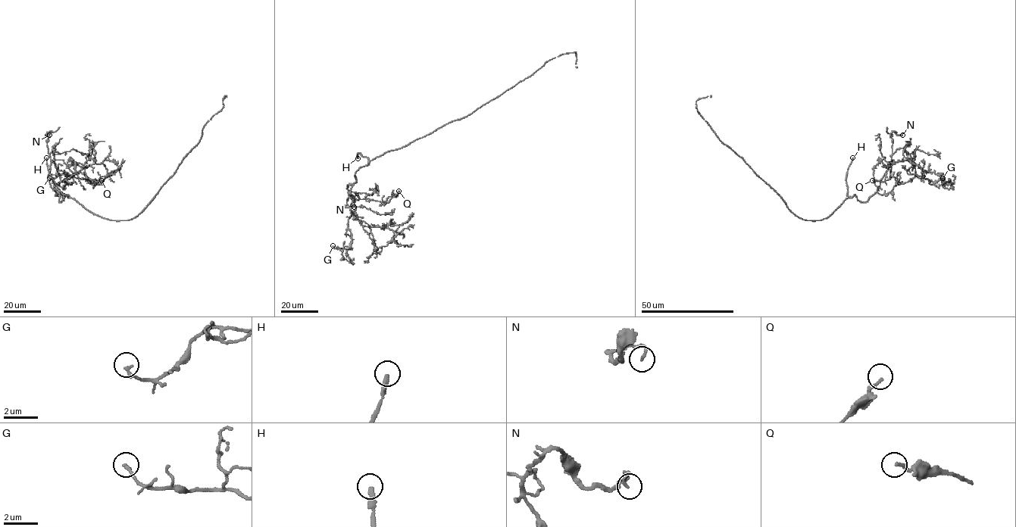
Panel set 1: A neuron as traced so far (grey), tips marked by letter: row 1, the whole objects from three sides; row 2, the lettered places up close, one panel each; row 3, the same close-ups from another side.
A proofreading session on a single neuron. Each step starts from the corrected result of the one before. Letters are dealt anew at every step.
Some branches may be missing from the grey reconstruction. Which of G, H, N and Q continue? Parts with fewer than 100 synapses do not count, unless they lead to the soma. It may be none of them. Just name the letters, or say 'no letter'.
H

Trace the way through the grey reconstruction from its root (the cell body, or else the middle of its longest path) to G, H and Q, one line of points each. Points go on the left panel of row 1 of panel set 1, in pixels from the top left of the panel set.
G: (107, 219), (67, 194), (59, 202), (48, 176), (54, 148), (55, 166), (67, 174), (49, 178)
H: (107, 219), (93, 214), (62, 193), (48, 171), (46, 157)
Q: (107, 219), (67, 194), (59, 202), (49, 182), (51, 161), (79, 163), (89, 179), (101, 180)

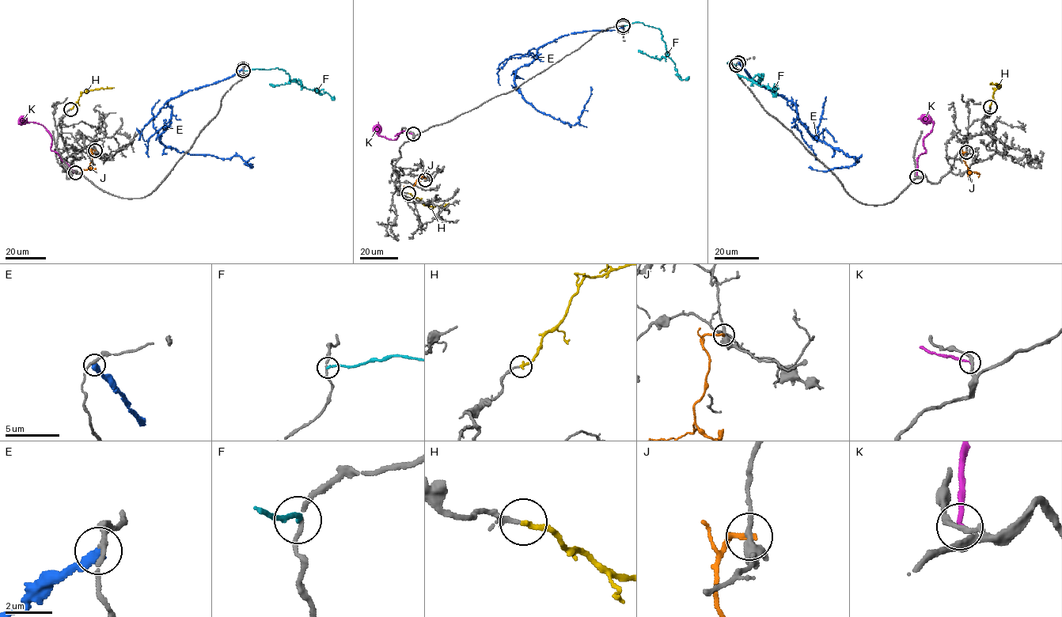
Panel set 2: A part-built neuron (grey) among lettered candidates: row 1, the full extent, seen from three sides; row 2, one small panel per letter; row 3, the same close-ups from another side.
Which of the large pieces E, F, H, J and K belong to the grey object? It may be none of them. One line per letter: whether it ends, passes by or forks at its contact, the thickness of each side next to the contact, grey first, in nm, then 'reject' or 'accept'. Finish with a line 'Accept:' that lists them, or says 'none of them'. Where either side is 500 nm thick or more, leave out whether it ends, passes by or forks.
E: it ends; calibres 220 and 400 nm; reject
F: it ends; calibres 170 and 190 nm; reject
H: it ends; calibres 140 and 240 nm; accept
J: it ends; calibres 400 and 240 nm; reject
K: it ends; calibres 240 and 180 nm; reject
Accept: H

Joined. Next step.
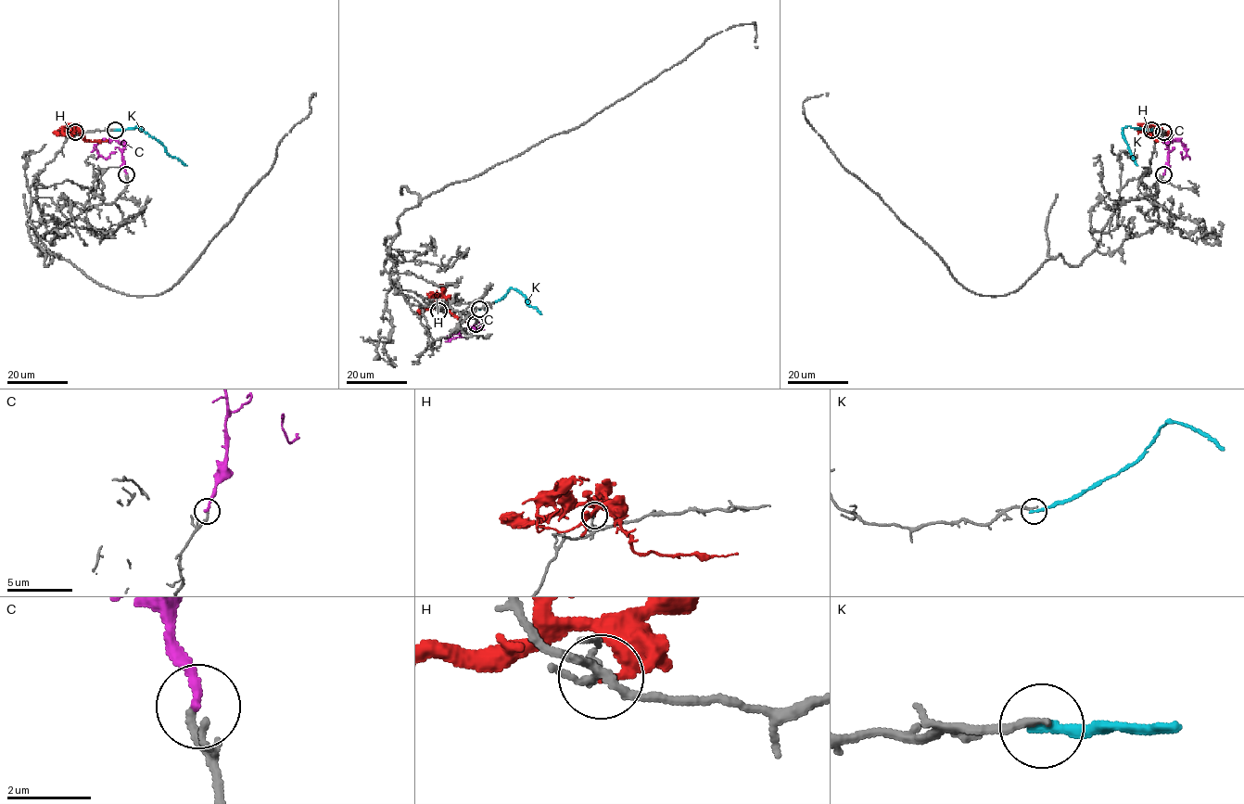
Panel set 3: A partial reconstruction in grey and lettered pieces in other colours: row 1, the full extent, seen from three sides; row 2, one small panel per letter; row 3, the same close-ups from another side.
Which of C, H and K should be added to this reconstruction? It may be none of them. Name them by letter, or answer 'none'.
C

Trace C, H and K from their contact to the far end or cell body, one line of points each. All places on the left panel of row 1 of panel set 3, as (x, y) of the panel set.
C: (126, 174), (123, 146), (112, 140), (101, 140), (95, 146), (98, 154), (107, 159), (115, 152)
H: (74, 132), (77, 127), (84, 140), (107, 140)
K: (114, 130), (138, 126), (163, 146), (170, 155), (186, 166)

